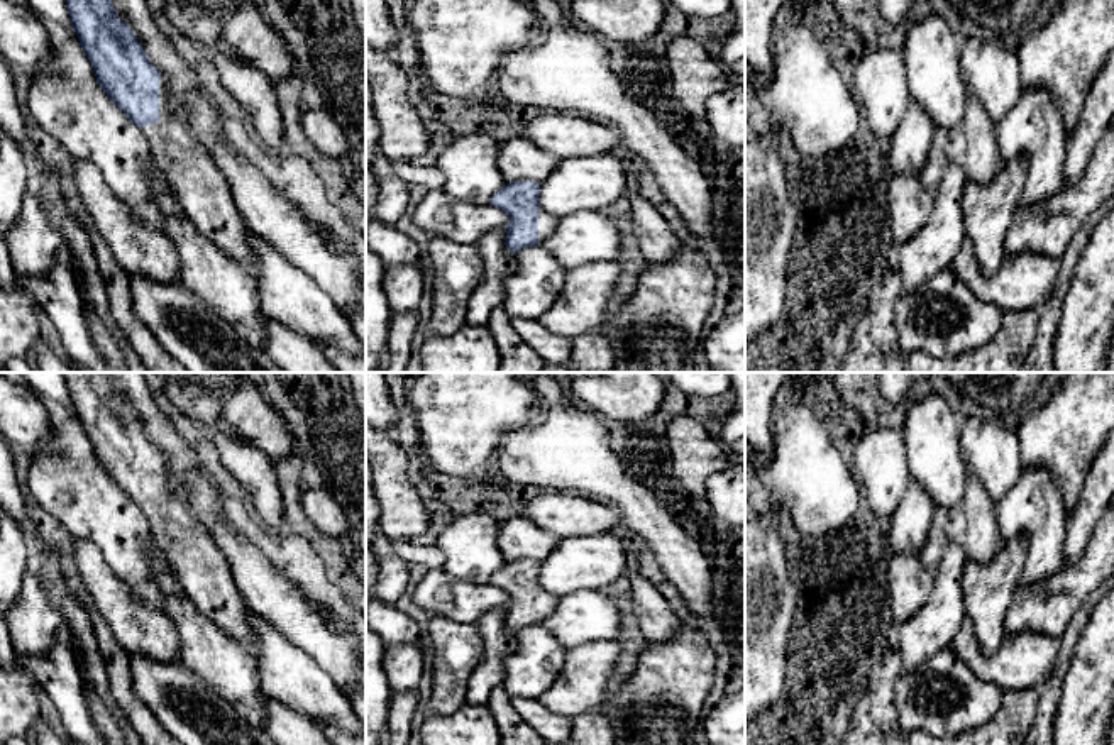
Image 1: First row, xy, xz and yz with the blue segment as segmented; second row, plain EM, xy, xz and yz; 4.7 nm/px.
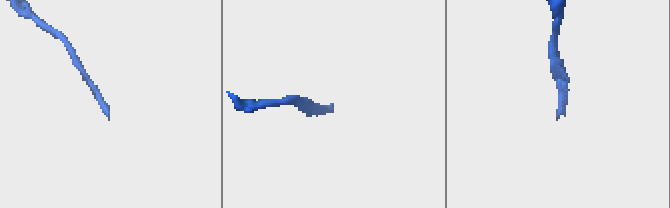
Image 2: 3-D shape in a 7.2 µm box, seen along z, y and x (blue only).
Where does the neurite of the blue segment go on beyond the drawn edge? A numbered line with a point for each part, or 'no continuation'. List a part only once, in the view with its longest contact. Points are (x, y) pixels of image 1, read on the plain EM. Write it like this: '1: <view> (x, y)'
1: xy (204, 573)

